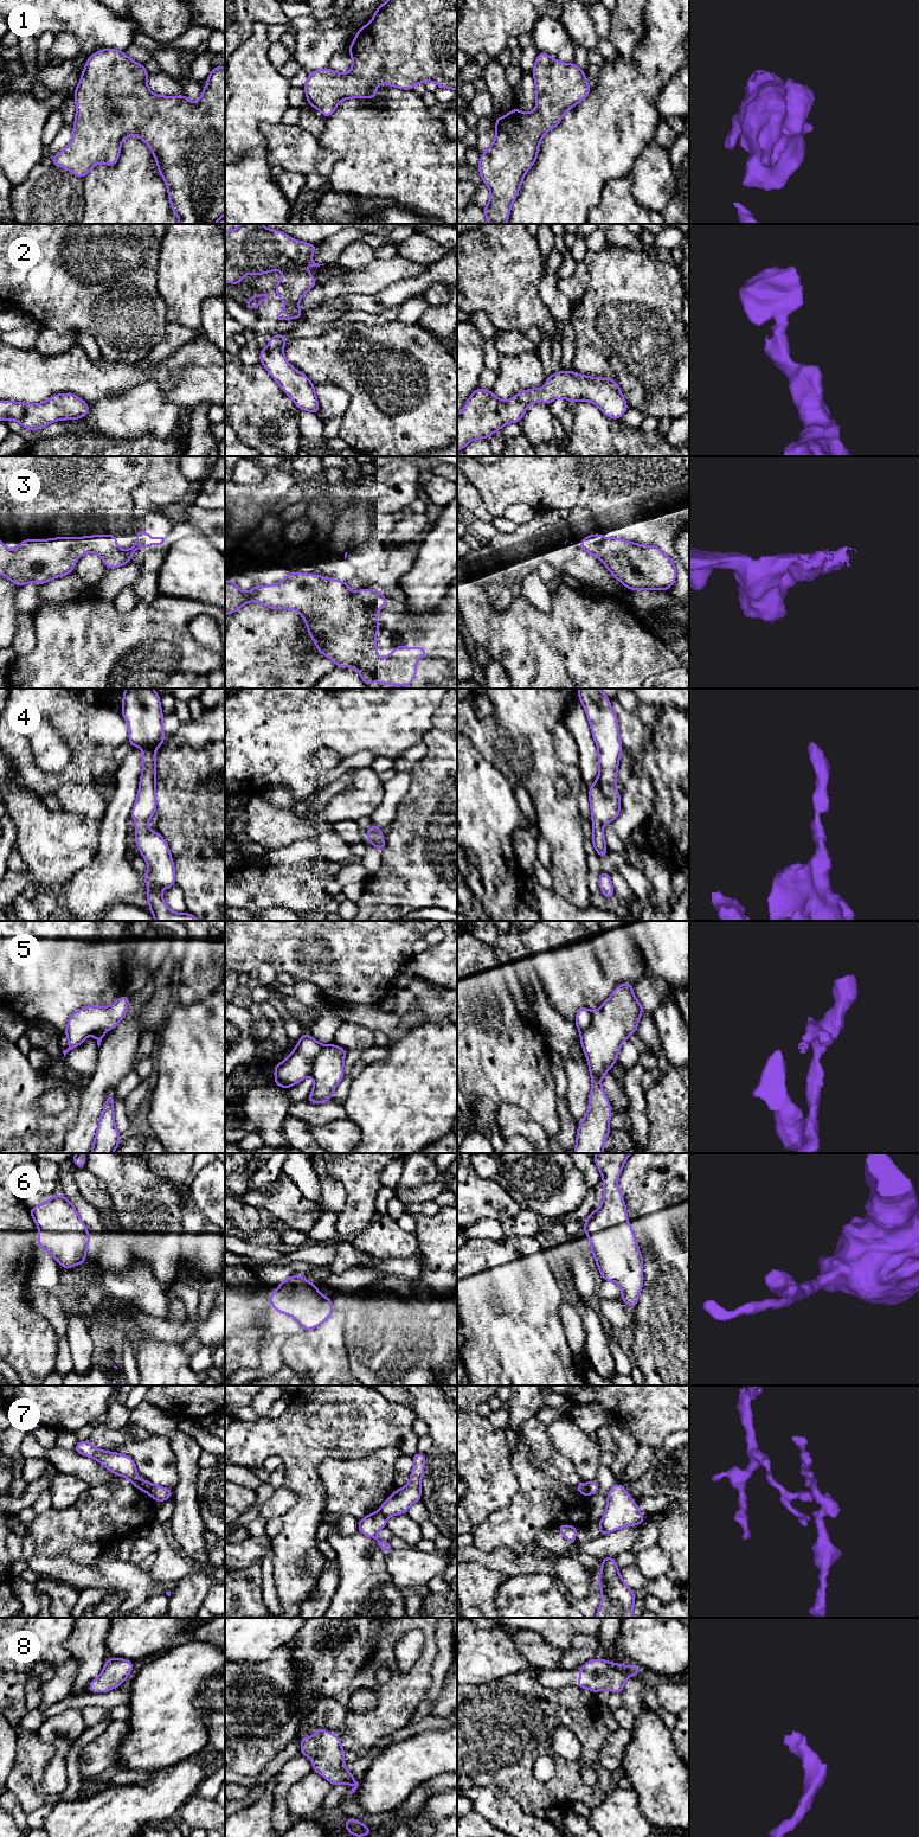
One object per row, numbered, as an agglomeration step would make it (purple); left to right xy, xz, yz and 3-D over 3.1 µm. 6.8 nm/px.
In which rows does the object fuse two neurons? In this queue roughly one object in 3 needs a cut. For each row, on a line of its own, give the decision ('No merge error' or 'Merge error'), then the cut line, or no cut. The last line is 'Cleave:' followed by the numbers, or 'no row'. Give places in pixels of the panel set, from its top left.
1: No merge error. No split
2: No merge error. No split
3: No merge error. No split
4: No merge error. No split
5: Merge error. Split along xz (328, 1045), (315, 1057), (310, 1073)
6: No merge error. No split
7: Merge error. Split along yz (586, 1484), (590, 1493)
8: No merge error. No split
Cleave: 5, 7

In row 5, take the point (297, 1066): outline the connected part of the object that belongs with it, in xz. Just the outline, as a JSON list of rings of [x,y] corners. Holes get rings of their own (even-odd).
[[[303,1033],[293,1052],[281,1063],[274,1065],[274,1084],[285,1090],[311,1074],[315,1057],[328,1045],[315,1041],[309,1033]]]

